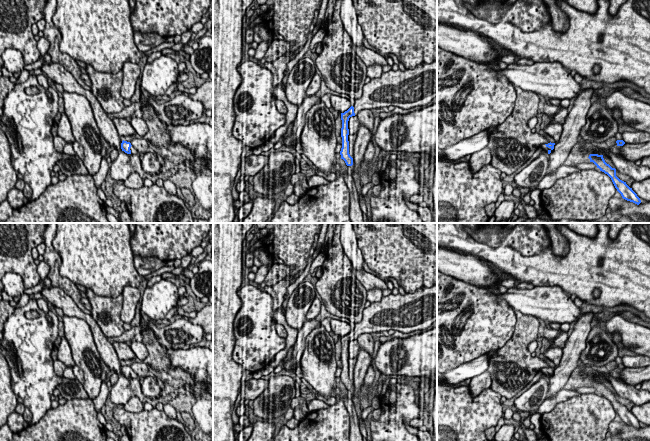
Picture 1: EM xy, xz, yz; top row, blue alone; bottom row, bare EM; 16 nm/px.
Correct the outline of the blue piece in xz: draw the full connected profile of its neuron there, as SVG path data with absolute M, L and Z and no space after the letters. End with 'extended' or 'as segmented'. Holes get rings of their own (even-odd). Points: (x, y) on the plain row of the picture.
M437 285L422 287L414 293L404 295L383 296L379 302L363 310L363 318L355 324L353 330L341 337L342 372L341 383L347 390L353 389L349 378L349 342L363 333L388 332L389 330L410 333L416 330L426 330L437 321Z; extended

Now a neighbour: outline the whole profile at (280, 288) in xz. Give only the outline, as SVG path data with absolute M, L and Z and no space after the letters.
M303 270L293 276L289 276L272 286L276 293L273 298L273 311L282 307L285 297L288 294L287 288L303 273Z

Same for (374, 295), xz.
M375 288L367 291L367 301L370 303L376 303L381 300L383 291L381 289Z

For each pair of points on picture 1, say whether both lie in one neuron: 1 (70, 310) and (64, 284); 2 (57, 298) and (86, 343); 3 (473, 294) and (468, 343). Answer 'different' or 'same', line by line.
1: different
2: different
3: same

